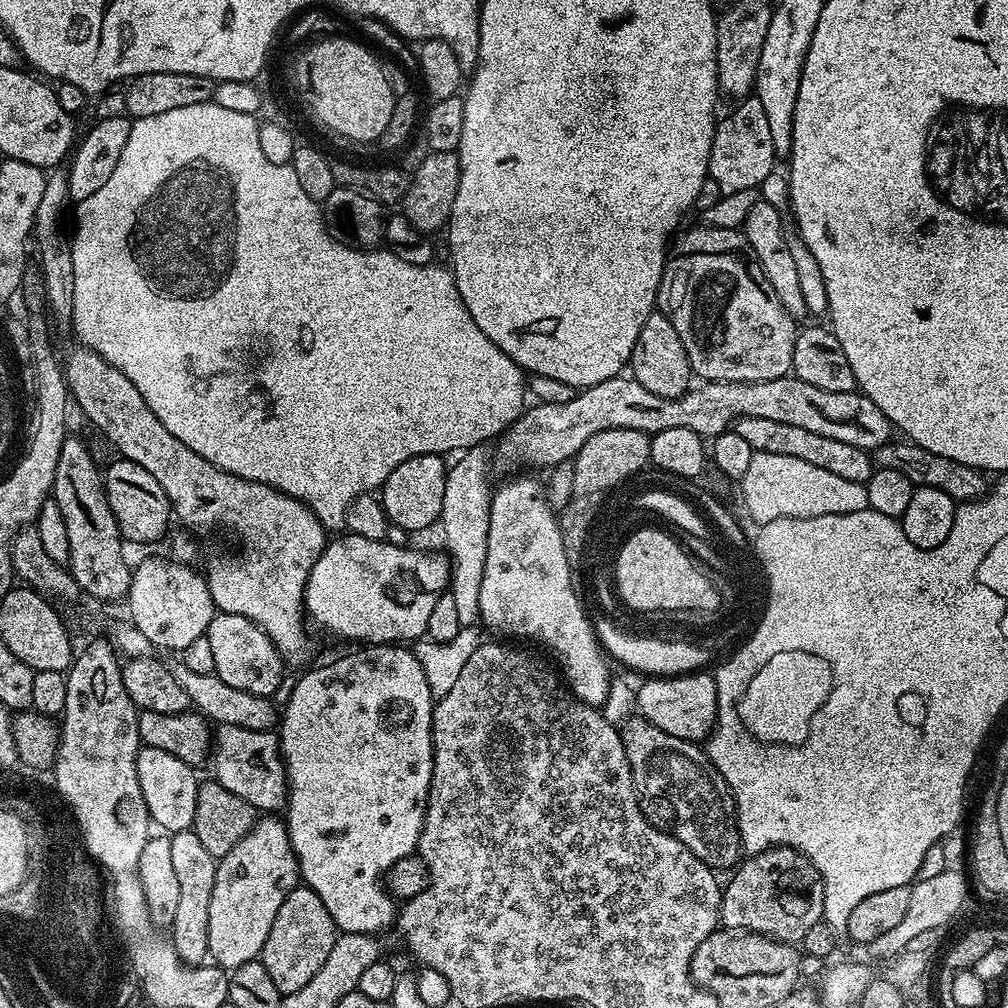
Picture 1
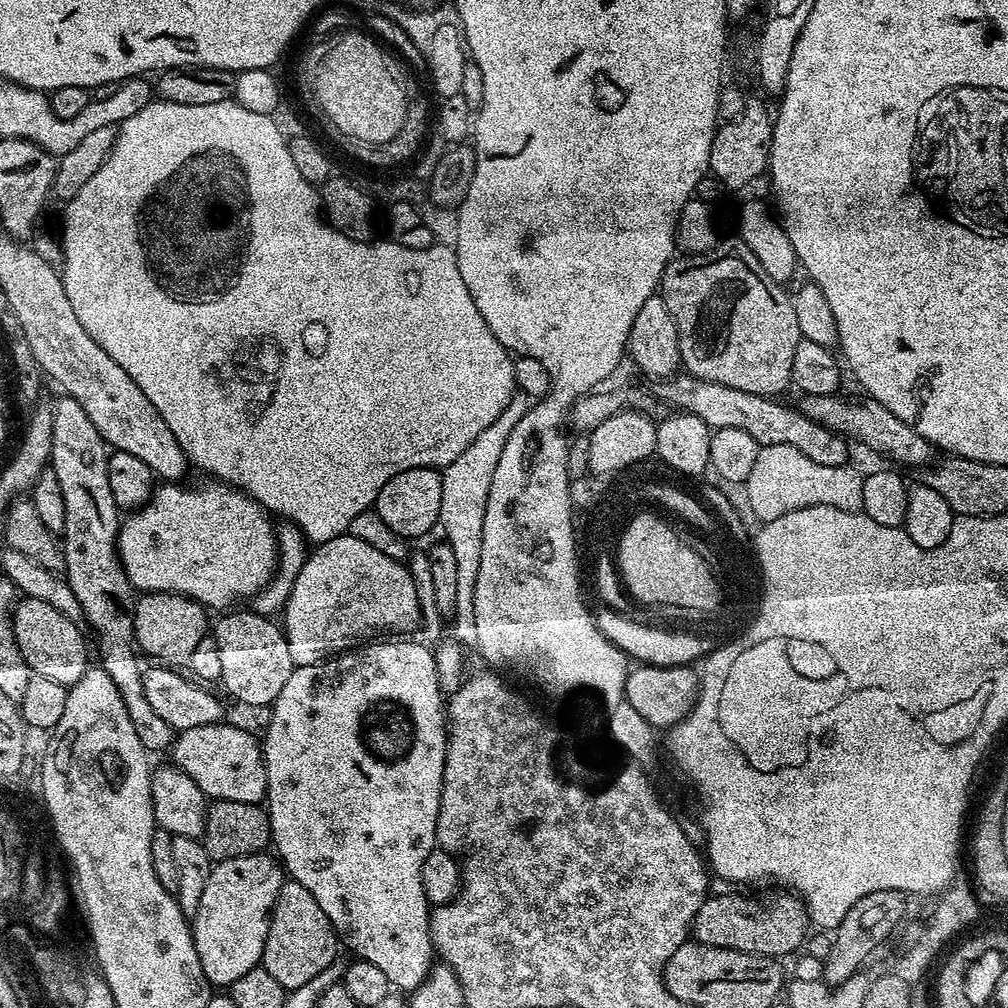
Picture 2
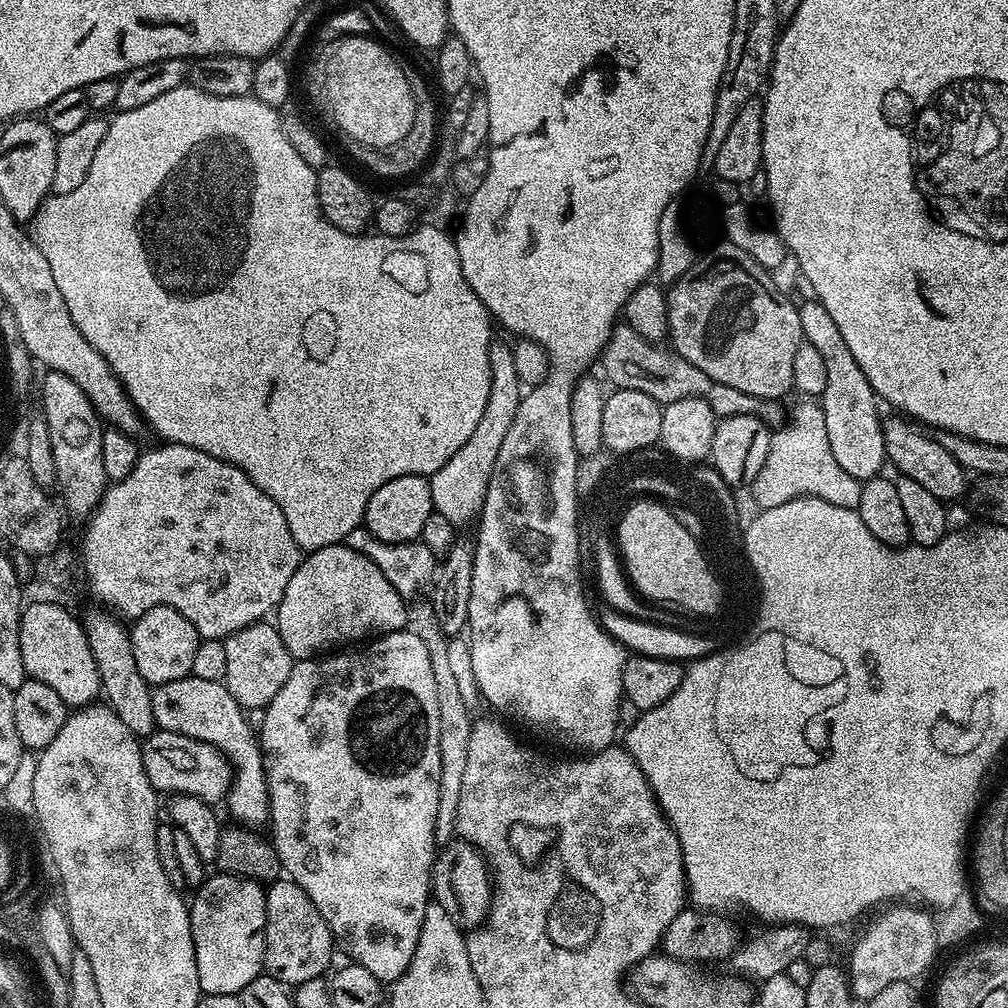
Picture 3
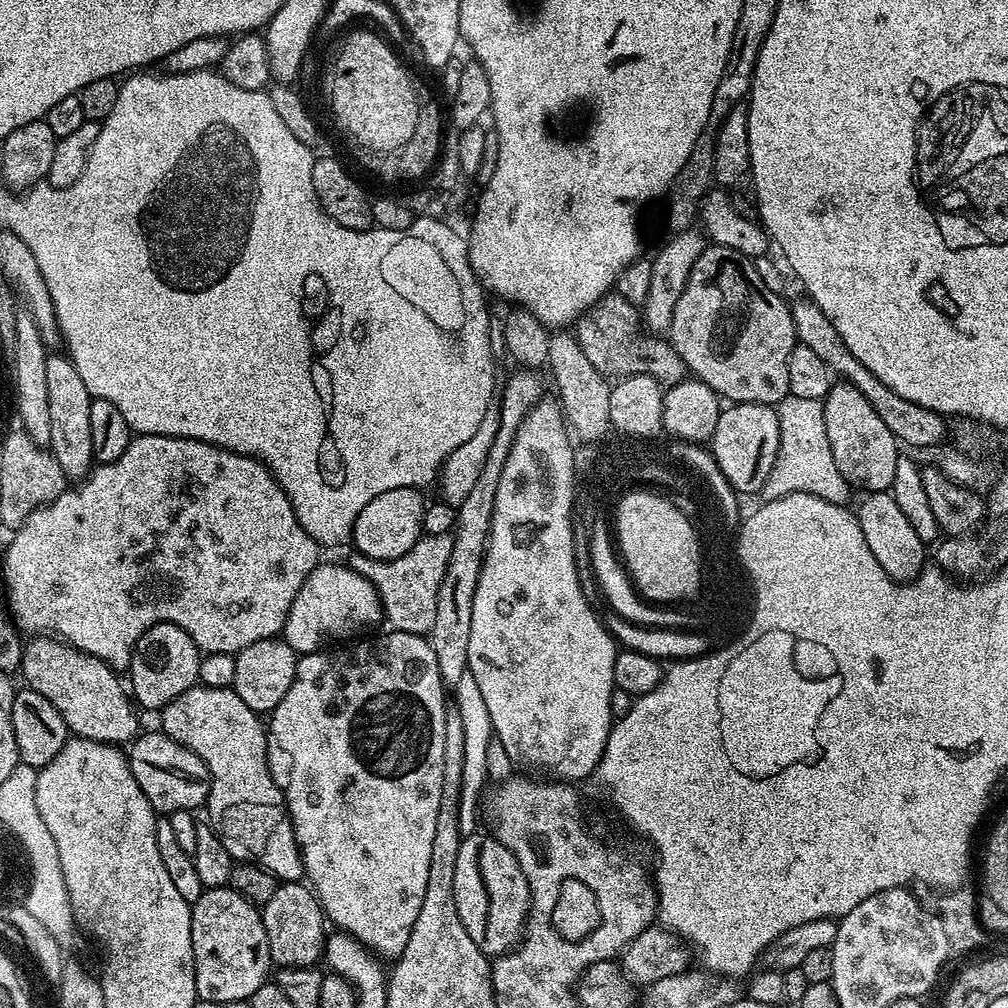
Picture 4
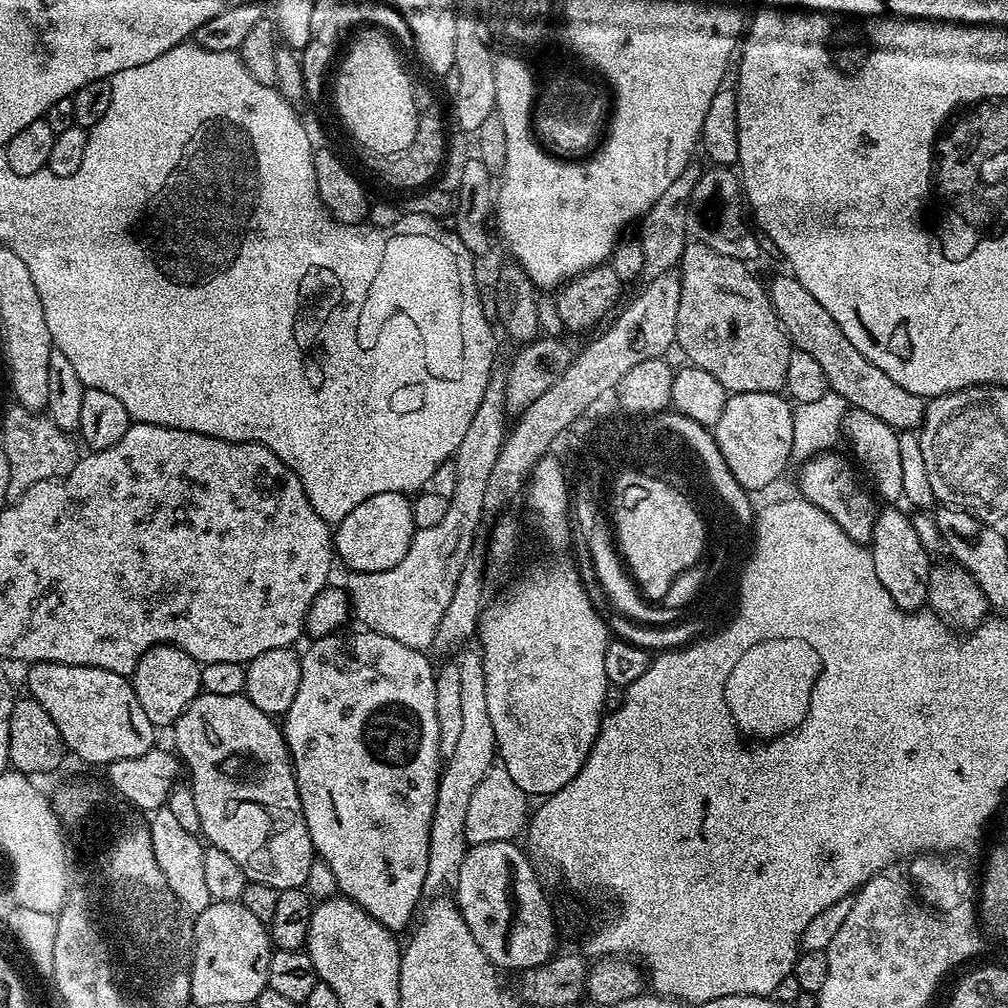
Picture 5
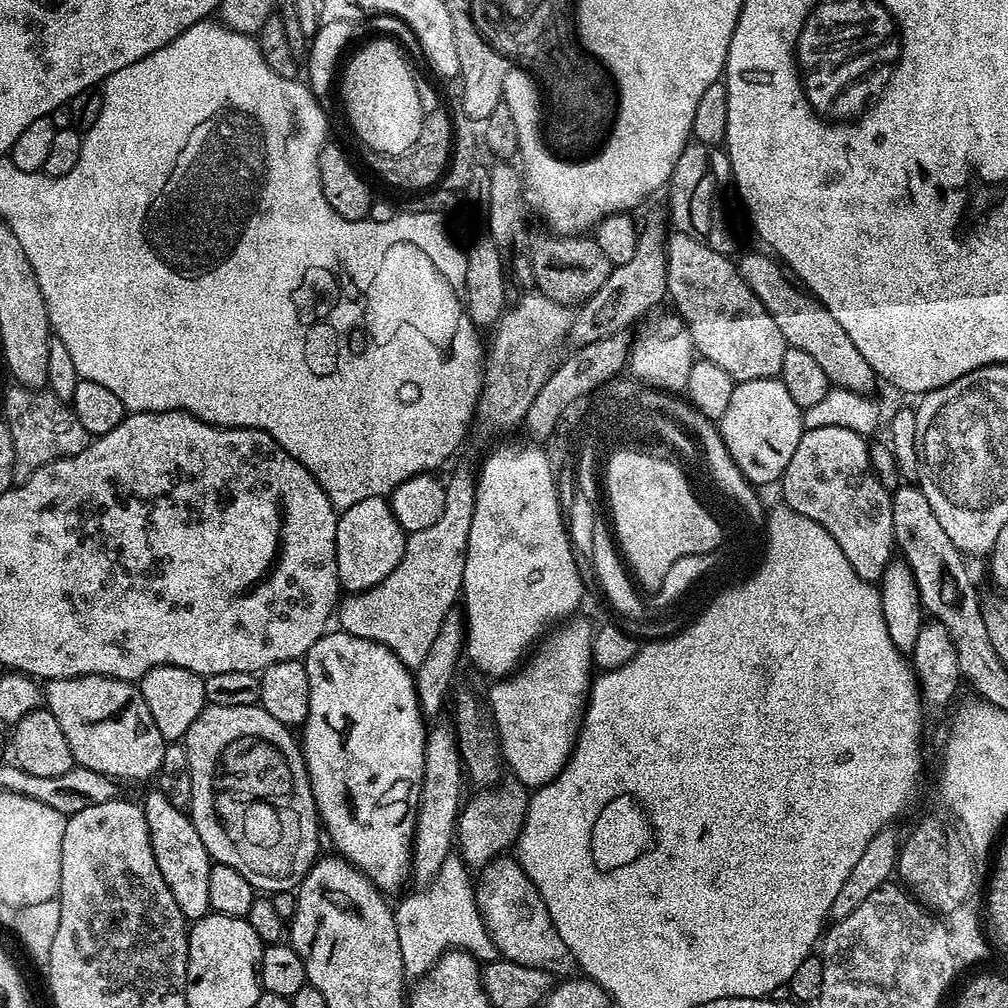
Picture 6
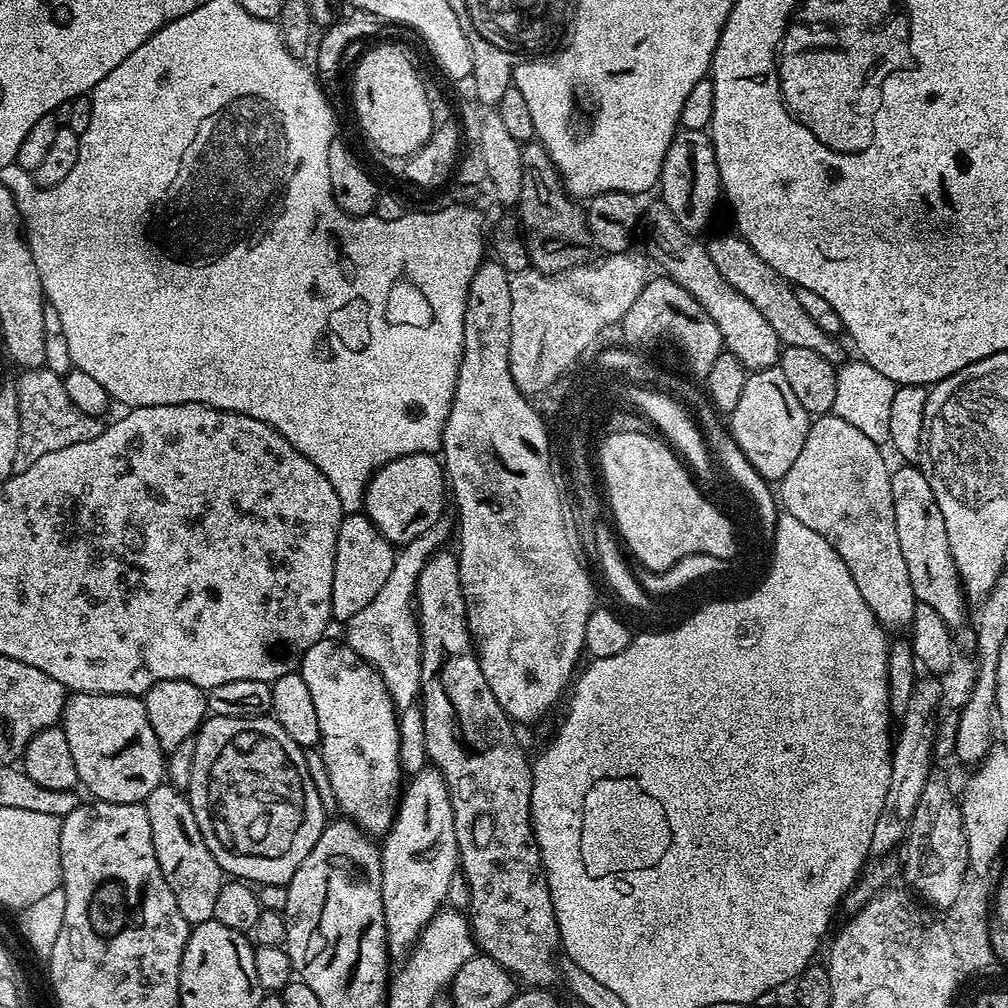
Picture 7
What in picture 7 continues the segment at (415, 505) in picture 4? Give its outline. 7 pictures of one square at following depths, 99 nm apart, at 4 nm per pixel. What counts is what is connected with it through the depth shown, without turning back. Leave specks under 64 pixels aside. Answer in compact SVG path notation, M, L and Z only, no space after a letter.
M348 514L340 524L334 562L334 586L332 587L332 619L346 622L358 614L382 590L390 570L394 570L397 549L374 526L366 514Z

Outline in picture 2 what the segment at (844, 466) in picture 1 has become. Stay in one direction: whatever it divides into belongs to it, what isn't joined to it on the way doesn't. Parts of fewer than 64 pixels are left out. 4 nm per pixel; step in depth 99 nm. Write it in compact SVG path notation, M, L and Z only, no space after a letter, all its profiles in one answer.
M687 374L669 376L657 384L660 384L654 391L657 401L665 400L668 404L674 404L674 408L681 412L694 413L713 430L742 430L761 446L794 446L794 450L802 450L802 454L806 454L810 462L818 462L818 466L845 466L849 463L850 444L845 437L809 419L797 407L779 404L779 399L746 394L746 390L734 390L734 386L698 380Z

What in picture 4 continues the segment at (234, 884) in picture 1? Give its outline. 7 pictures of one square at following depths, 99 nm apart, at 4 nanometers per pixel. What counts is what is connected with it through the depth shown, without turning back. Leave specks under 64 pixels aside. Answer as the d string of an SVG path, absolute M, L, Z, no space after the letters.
M230 886L205 888L198 902L192 905L192 945L196 994L200 1000L248 1002L254 990L269 979L268 968L273 963L261 909Z

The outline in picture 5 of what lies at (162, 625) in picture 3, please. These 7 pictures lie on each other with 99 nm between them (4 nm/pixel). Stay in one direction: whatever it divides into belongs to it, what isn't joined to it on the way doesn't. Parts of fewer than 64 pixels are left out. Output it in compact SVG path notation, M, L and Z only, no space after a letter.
M155 644L150 650L146 650L146 654L142 654L130 679L146 718L150 718L157 729L164 730L175 724L182 710L186 710L186 706L190 706L190 702L194 702L194 698L200 695L200 669L201 665L190 658L186 650L173 644Z

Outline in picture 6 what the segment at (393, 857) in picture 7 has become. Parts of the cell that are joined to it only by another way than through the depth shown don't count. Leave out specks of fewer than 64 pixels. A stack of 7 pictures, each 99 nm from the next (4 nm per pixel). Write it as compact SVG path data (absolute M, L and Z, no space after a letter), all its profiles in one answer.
M451 723L431 725L424 747L420 801L416 807L416 833L412 835L410 876L413 881L432 880L434 874L438 874L438 866L442 866L444 859L453 851L457 816L462 807L460 790L466 782L465 772L456 743L455 727Z

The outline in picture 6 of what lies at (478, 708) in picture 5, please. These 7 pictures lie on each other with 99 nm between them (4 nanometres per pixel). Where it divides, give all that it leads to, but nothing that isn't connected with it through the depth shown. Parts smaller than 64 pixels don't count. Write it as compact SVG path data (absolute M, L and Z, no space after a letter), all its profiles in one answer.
M449 854L438 866L438 874L423 885L424 892L414 892L400 905L395 905L394 915L398 926L398 947L402 949L402 966L405 977L419 978L428 973L446 952L469 952L477 961L497 959L494 942L485 930L476 906L474 884L468 881L470 868L459 855Z

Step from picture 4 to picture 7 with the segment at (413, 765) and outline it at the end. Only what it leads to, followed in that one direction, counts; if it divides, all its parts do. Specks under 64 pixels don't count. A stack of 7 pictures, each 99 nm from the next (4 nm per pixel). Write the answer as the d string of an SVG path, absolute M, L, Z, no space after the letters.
M325 638L318 641L302 658L299 666L300 677L314 698L314 710L318 710L318 730L320 743L318 753L324 759L324 768L328 771L328 784L332 787L332 796L340 803L345 817L353 820L369 837L380 838L387 833L396 819L398 801L402 795L402 769L400 767L400 722L398 709L392 703L390 694L376 670L347 644L339 639Z

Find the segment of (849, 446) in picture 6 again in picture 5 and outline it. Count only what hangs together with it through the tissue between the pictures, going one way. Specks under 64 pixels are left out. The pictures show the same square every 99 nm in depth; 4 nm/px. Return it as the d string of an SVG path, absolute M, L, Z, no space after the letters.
M835 452L816 453L801 466L800 486L801 497L826 511L834 522L845 530L851 540L866 544L871 541L873 522L876 520L877 509L870 500L869 494L860 486L851 466Z

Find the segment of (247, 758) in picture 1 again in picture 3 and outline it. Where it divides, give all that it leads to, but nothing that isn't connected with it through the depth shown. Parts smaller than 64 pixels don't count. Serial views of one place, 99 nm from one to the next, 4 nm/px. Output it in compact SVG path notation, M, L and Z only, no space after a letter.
M153 730L150 735L143 737L140 753L146 778L150 778L157 793L193 796L216 806L219 805L219 800L221 803L232 789L234 771L231 761L206 742L198 742L182 734Z

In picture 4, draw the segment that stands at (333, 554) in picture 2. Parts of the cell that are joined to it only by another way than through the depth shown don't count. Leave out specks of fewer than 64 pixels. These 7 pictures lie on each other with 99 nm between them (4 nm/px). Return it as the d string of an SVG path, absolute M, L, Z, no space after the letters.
M322 562L307 576L298 596L291 603L282 638L301 656L327 647L327 638L346 638L382 621L380 596L364 575L346 564Z

